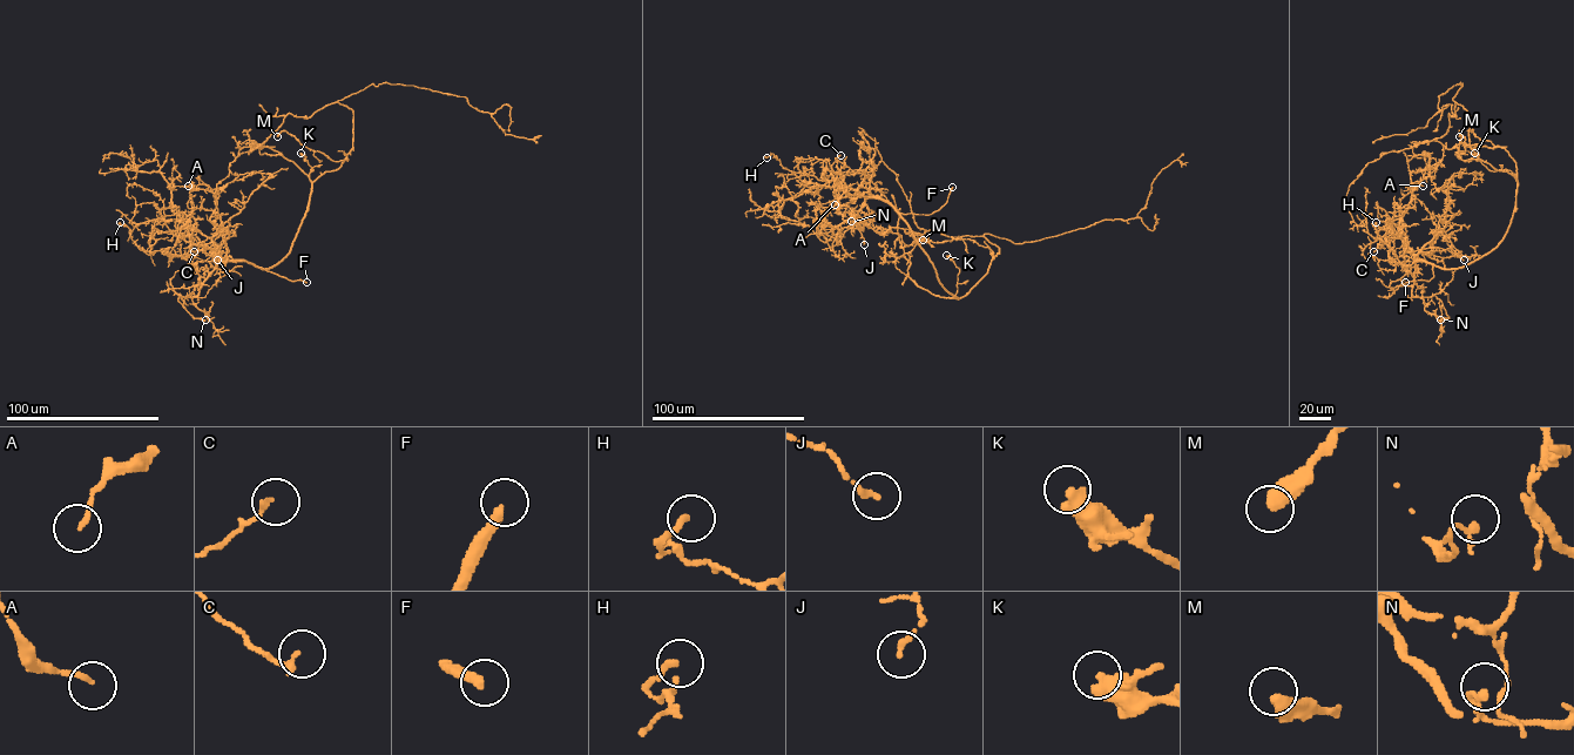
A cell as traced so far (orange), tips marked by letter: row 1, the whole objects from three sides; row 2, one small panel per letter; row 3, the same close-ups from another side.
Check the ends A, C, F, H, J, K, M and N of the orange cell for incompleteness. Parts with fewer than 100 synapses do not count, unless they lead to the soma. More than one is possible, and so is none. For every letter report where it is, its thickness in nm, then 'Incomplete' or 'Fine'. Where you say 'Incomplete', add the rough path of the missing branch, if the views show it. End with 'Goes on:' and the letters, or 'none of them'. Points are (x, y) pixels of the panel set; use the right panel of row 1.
A: Place: (1423, 186). Thickness 140 nm. Fine
C: Place: (1373, 251). Thickness 190 nm. Fine
F: Place: (1405, 282). Thickness 300 nm. Incomplete. Course of what is missing: (1405, 282), (1373, 291), (1357, 310), (1342, 315), (1330, 327), (1322, 327)
H: Place: (1376, 222). Thickness 200 nm. Fine
J: Place: (1464, 260). Thickness 190 nm. Fine
K: Place: (1474, 153). Thickness 600 nm. Fine
M: Place: (1459, 136). Thickness 480 nm. Fine
N: Place: (1440, 319). Thickness 200 nm. Fine
Goes on: F

